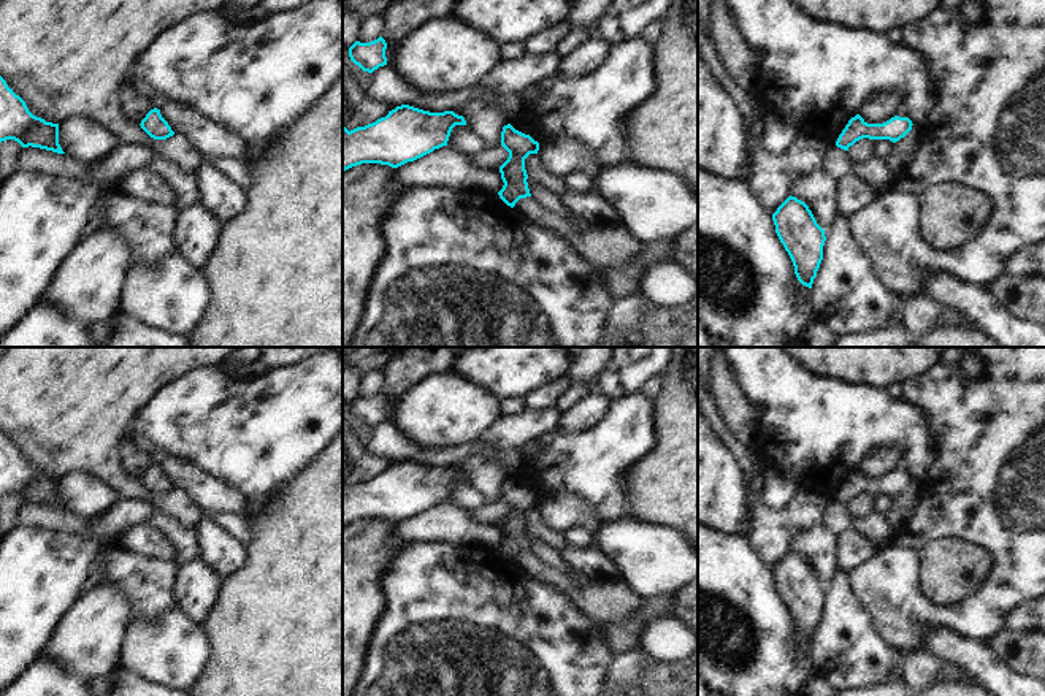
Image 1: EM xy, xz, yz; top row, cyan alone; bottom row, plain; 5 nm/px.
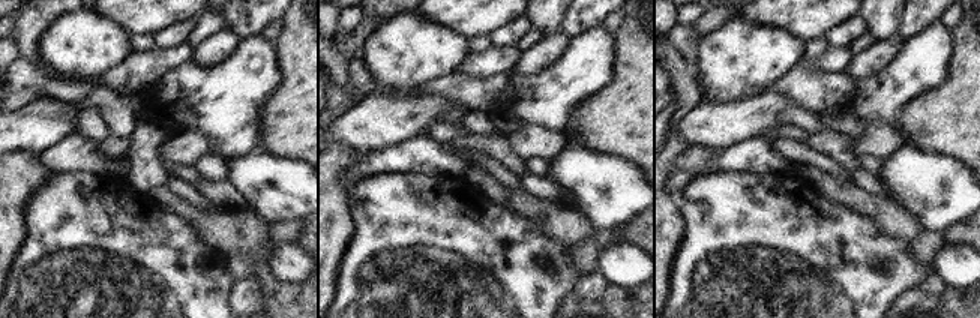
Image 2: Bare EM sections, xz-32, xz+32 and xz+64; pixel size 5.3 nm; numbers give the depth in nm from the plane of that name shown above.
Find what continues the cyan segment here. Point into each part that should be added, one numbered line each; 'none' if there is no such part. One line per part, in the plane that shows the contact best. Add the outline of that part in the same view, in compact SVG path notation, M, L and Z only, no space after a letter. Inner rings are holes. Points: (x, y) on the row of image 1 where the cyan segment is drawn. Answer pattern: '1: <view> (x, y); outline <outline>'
none

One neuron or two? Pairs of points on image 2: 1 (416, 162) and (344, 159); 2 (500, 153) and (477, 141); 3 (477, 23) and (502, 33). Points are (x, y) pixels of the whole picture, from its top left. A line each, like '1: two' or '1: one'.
1: two
2: one
3: two

